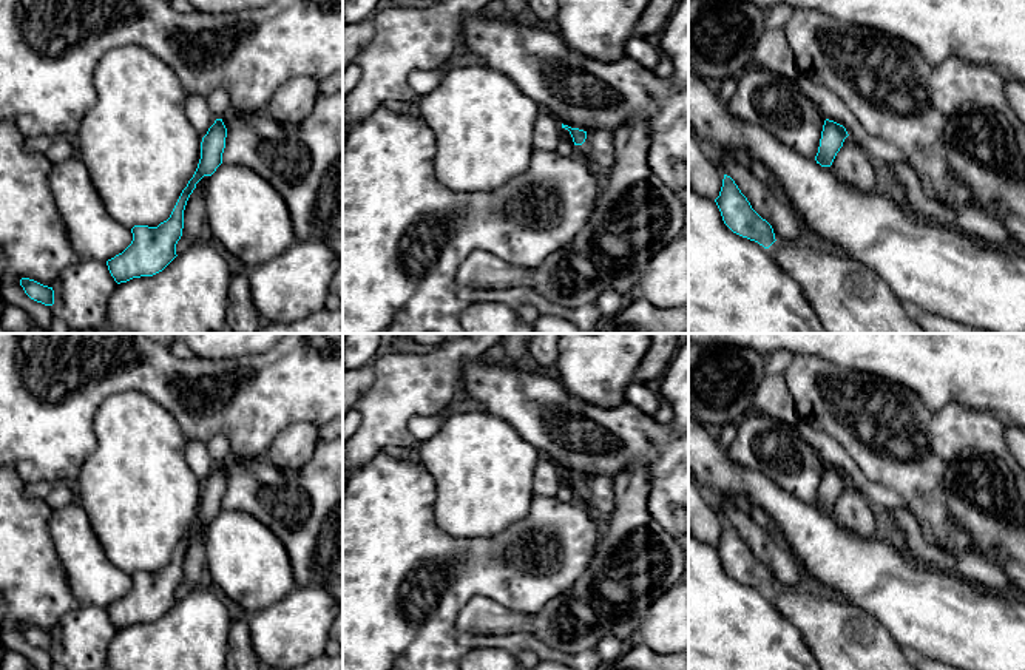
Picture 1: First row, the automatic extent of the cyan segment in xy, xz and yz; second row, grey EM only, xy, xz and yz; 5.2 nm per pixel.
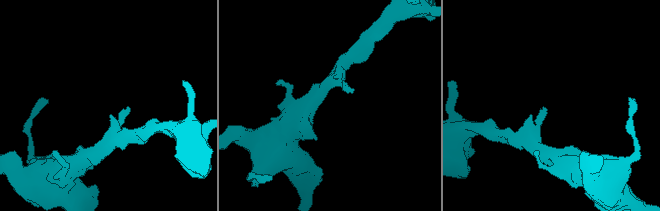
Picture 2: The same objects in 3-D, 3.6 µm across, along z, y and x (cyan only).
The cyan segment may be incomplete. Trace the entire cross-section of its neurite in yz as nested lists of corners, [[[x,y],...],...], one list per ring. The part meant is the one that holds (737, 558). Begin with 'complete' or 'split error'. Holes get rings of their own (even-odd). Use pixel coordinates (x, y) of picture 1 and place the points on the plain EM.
complete; [[[724,520],[719,542],[715,545],[724,570],[736,580],[769,594],[776,585],[772,571],[763,565],[741,539],[735,526]]]

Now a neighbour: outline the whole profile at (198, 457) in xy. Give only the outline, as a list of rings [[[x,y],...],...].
[[[191,440],[185,445],[185,460],[196,475],[204,483],[208,474],[215,469],[216,463],[208,452],[208,446],[204,442]]]

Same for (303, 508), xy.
[[[343,435],[318,440],[313,457],[301,469],[279,469],[266,457],[232,457],[222,468],[227,474],[222,509],[252,514],[282,542],[293,568],[295,587],[316,585],[337,599],[338,614],[329,634],[343,648]]]

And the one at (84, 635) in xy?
[[[80,605],[56,625],[52,636],[59,645],[51,659],[65,670],[108,670],[108,647],[116,631],[107,608]]]

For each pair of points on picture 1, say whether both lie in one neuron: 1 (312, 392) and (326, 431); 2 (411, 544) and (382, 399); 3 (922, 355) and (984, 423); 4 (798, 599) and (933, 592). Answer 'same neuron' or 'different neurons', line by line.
1: different neurons
2: different neurons
3: different neurons
4: different neurons

